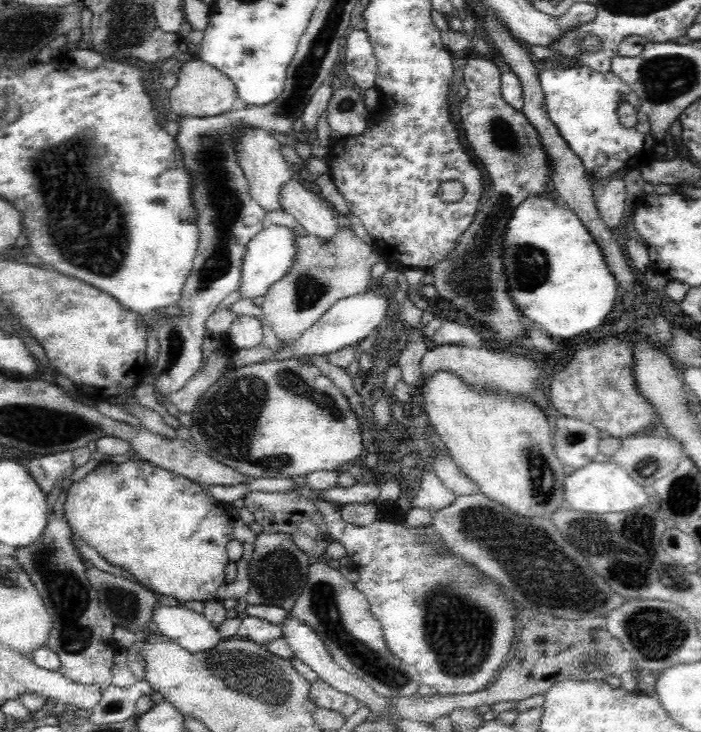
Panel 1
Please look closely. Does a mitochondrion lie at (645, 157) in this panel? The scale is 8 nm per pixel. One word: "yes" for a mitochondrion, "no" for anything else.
no

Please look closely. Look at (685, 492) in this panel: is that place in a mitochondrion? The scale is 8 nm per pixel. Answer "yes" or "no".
yes

